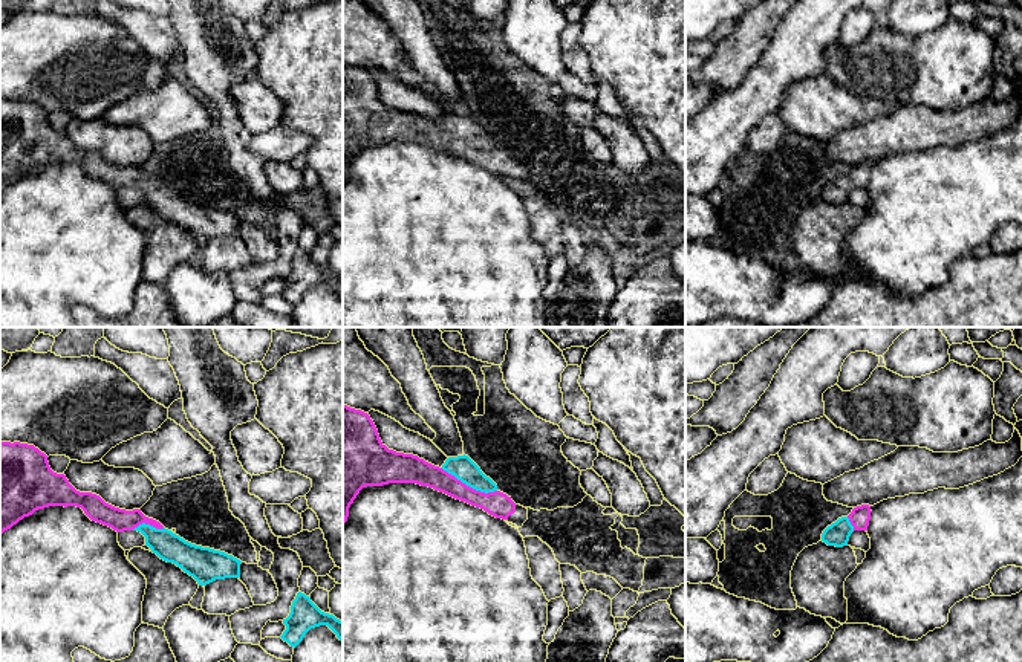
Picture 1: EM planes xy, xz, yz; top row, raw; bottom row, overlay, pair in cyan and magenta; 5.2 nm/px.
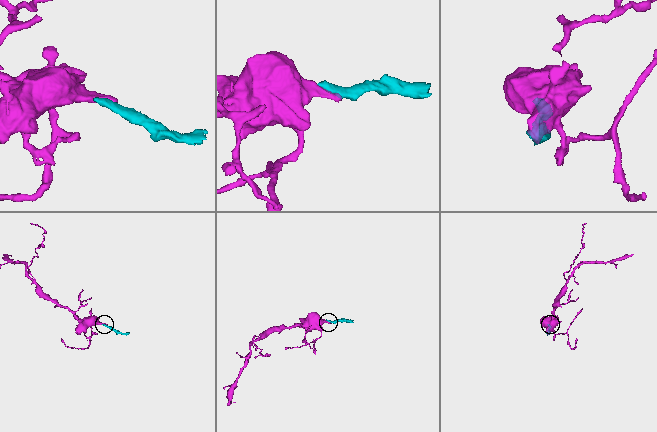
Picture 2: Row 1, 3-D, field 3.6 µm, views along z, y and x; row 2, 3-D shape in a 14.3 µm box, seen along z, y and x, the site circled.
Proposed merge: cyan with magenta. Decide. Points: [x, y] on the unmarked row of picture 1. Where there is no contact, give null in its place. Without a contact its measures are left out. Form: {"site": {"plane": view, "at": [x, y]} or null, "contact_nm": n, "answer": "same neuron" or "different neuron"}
{"site": {"plane": "xz", "at": [468, 142]}, "contact_nm": 320, "answer": "same neuron"}

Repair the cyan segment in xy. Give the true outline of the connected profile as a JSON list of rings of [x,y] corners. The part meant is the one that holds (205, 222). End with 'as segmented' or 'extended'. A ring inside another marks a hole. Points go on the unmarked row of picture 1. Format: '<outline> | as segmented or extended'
[[[0,98],[0,193],[24,174],[49,164],[76,164],[92,179],[116,190],[141,190],[153,211],[181,225],[199,243],[240,235],[242,219],[233,213],[191,202],[145,174],[141,167],[119,167],[96,151],[80,150],[64,131],[50,127],[47,113],[34,102]]] | extended

